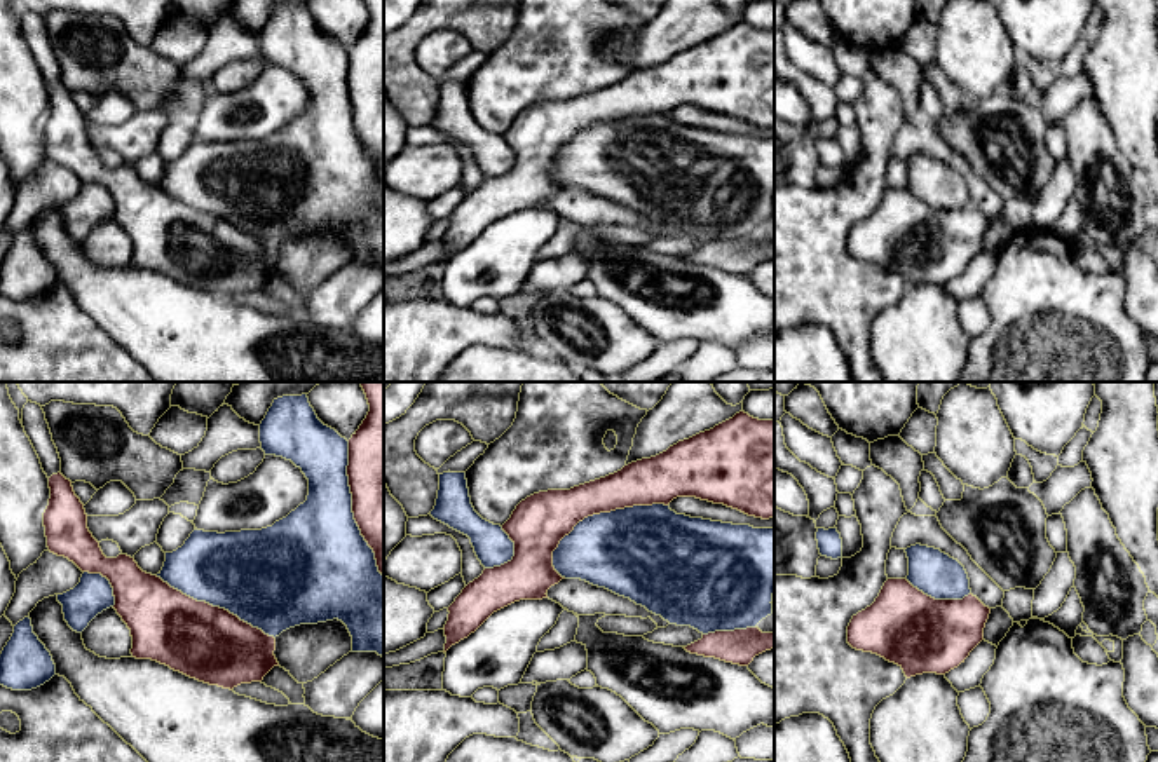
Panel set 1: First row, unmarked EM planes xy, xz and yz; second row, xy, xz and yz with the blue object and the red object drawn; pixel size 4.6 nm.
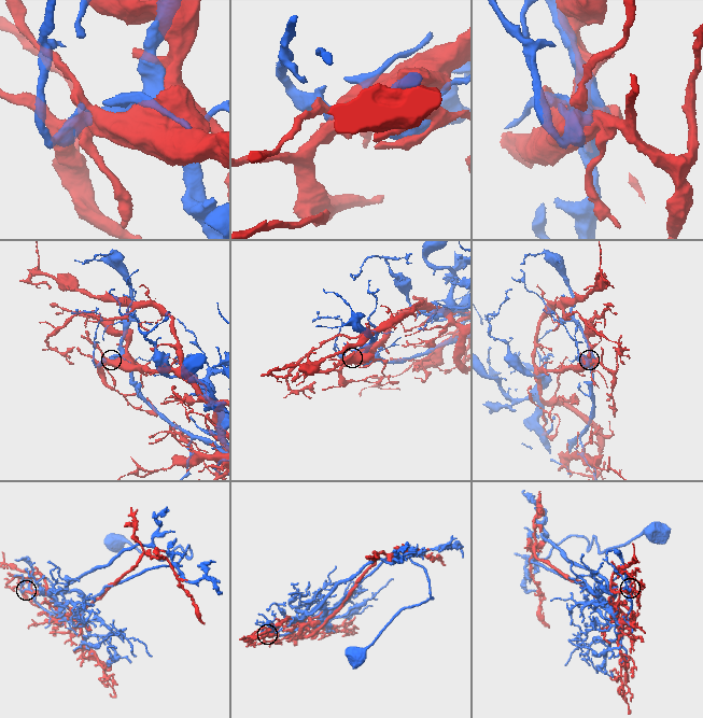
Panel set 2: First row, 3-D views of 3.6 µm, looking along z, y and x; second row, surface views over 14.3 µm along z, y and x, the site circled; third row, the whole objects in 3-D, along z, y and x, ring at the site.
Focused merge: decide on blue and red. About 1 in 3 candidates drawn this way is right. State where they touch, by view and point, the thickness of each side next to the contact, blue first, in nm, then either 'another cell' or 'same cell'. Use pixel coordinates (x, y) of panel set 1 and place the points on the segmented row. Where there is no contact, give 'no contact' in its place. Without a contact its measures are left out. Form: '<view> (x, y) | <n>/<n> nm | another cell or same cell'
xz (600, 513) | 420/240 nm | another cell

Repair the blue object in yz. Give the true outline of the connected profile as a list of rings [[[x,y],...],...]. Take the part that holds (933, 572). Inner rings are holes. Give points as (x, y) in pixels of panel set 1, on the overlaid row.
[[[910,546],[905,549],[909,558],[907,581],[935,600],[963,600],[971,593],[964,567],[928,546]]]

